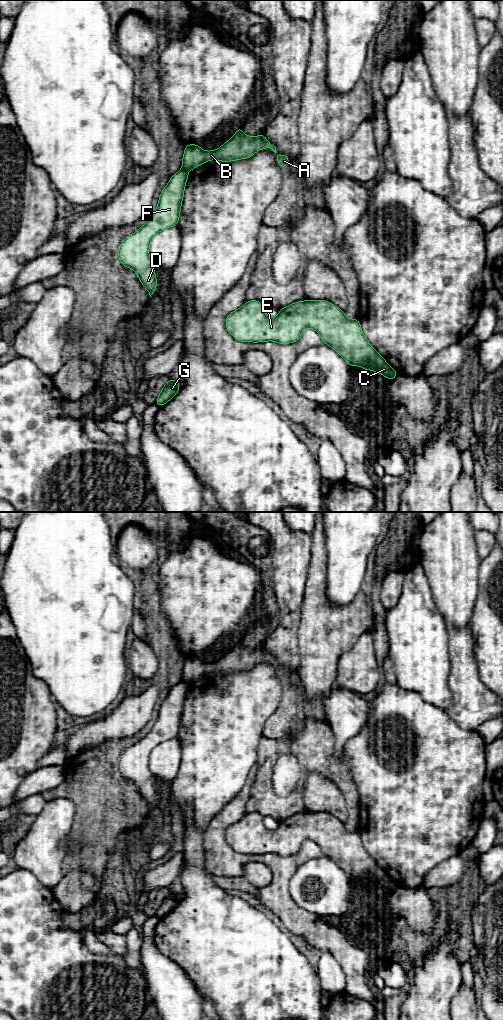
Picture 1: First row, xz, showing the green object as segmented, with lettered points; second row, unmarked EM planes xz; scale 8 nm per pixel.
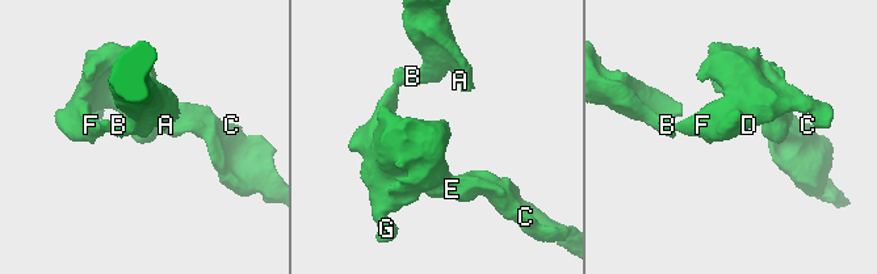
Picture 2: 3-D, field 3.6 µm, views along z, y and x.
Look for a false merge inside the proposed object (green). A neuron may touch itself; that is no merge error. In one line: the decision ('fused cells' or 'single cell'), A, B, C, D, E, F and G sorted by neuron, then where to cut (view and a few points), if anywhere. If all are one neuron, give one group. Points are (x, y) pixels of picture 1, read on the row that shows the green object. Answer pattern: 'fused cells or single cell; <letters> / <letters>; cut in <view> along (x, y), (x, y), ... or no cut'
fused cells; A B / C D E F G; cut in xz along (182, 168), (187, 172)

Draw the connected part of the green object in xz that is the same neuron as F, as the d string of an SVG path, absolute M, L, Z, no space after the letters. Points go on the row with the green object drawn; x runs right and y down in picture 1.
M188 172L175 173L160 194L157 208L141 228L127 236L118 250L123 266L133 269L150 297L156 290L155 263L149 257L151 239L160 231L178 224Z

